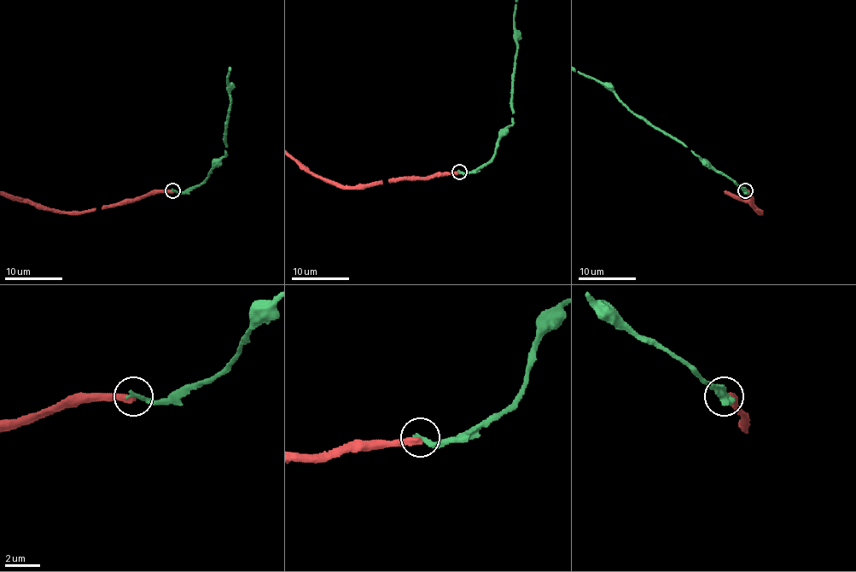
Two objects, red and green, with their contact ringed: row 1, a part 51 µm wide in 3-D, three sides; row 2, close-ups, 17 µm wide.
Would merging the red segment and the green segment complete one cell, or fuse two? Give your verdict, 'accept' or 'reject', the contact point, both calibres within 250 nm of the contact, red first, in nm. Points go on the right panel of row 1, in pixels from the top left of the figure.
reject | (745, 190) | 400/260 nm

